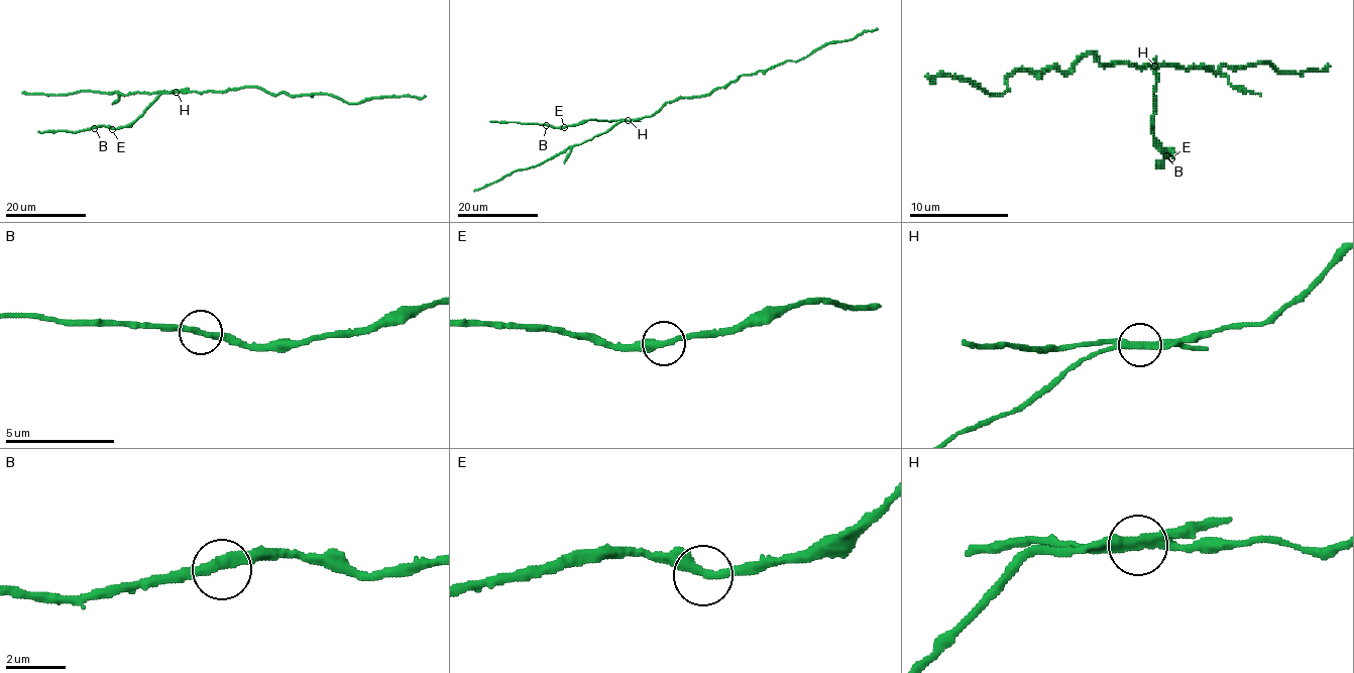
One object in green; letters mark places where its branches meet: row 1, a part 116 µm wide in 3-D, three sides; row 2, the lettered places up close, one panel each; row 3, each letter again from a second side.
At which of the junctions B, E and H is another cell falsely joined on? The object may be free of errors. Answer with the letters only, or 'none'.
H

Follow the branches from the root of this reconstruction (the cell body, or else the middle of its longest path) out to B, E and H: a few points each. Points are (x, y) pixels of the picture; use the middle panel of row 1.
B: (675, 100), (666, 102), (650, 116), (634, 120), (587, 120), (565, 127), (546, 125)
E: (675, 100), (666, 102), (646, 117), (587, 120), (564, 127)
H: (675, 100), (666, 102), (650, 116), (629, 120)

